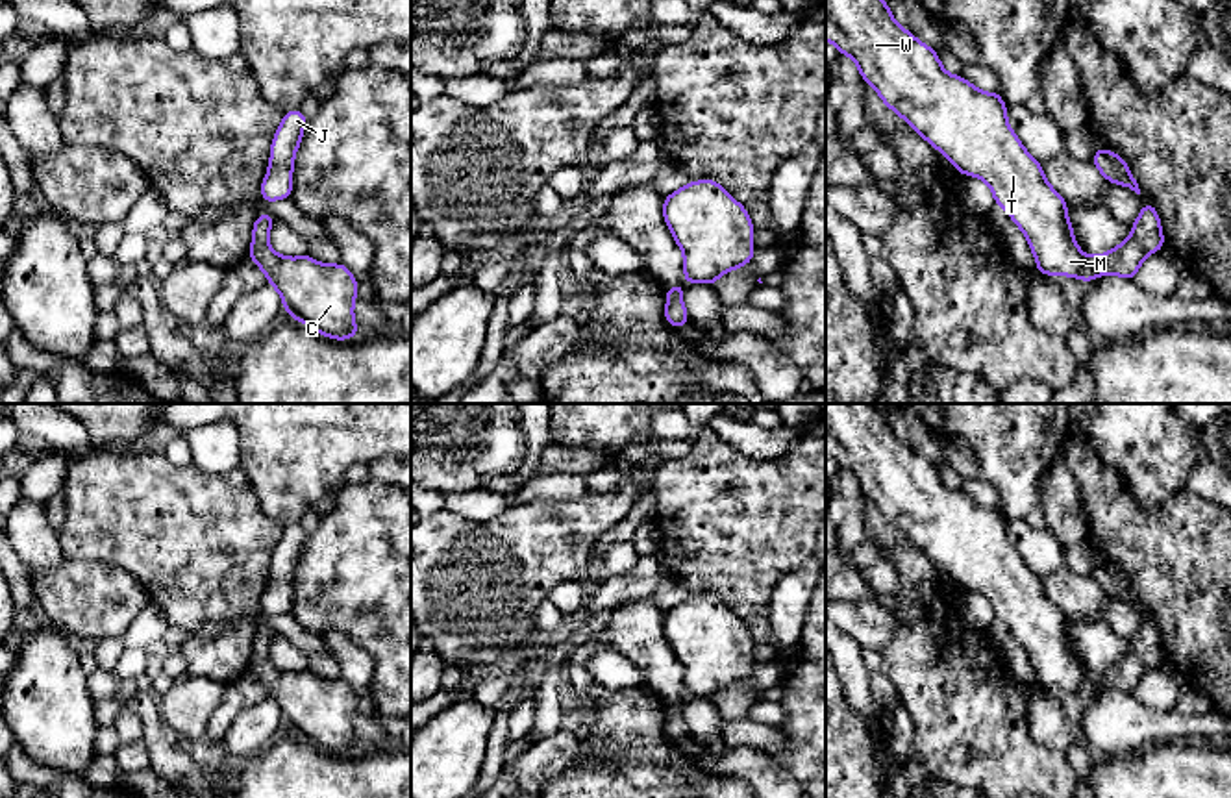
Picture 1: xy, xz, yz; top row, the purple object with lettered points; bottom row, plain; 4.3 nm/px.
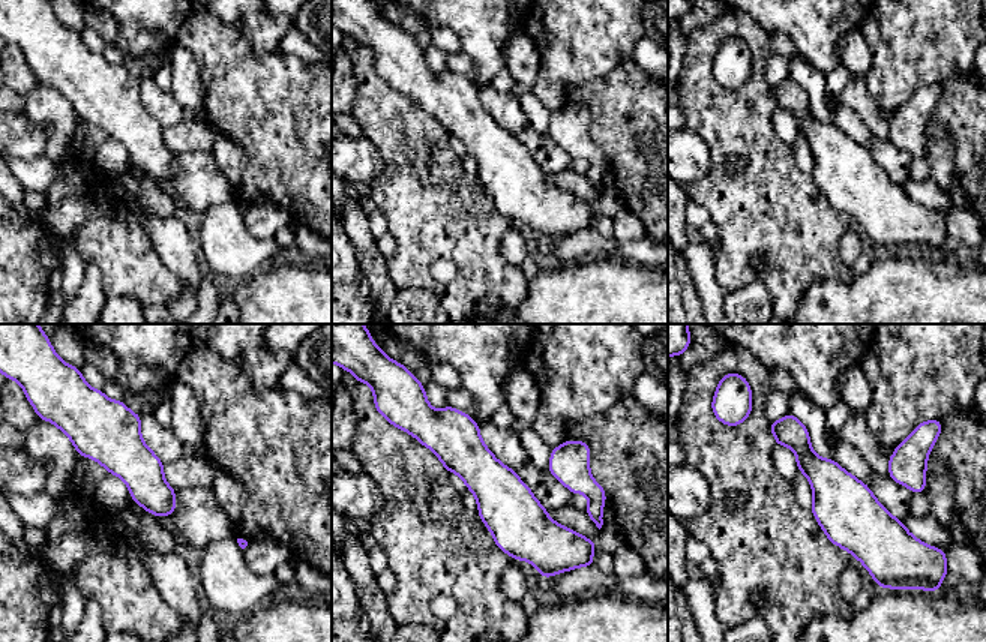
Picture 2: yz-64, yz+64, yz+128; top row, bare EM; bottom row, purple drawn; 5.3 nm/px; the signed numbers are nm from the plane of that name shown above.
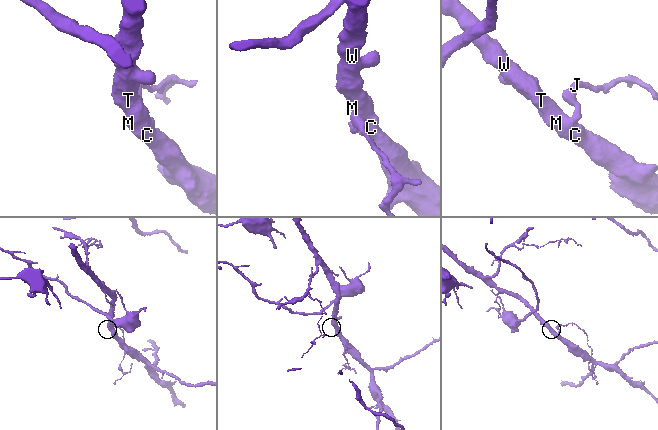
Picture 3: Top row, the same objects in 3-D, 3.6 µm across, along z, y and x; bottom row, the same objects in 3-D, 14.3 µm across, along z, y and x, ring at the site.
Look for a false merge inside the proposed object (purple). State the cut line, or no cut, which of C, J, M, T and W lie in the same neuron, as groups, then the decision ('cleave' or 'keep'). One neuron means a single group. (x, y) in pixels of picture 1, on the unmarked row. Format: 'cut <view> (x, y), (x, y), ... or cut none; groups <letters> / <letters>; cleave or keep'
cut none; groups C J M T W; keep

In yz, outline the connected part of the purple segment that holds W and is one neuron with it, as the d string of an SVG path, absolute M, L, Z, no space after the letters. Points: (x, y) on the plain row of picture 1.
M826 404L826 455L833 457L842 470L850 470L864 498L872 500L879 513L898 528L918 550L935 565L942 567L963 591L981 592L992 605L994 618L1001 620L1013 637L1027 652L1037 674L1037 687L1048 691L1081 692L1083 698L1105 689L1135 694L1148 668L1164 661L1164 650L1157 624L1151 617L1142 618L1142 626L1131 641L1131 652L1101 670L1085 670L1076 657L1066 626L1066 615L1044 592L1042 580L1029 570L1007 537L1007 520L1000 507L983 507L968 498L961 489L953 491L940 480L939 468L901 443L883 411L872 404Z

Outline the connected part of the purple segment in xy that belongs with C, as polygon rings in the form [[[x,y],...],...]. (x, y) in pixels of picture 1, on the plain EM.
[[[268,628],[255,631],[248,672],[280,707],[287,729],[330,754],[355,752],[359,748],[354,735],[355,691],[342,678],[318,678],[309,668],[302,672],[276,668],[268,659],[274,637]]]

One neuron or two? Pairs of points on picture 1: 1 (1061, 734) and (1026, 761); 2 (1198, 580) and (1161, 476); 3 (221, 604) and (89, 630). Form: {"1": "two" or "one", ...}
{"1": "two", "2": "two", "3": "two"}

